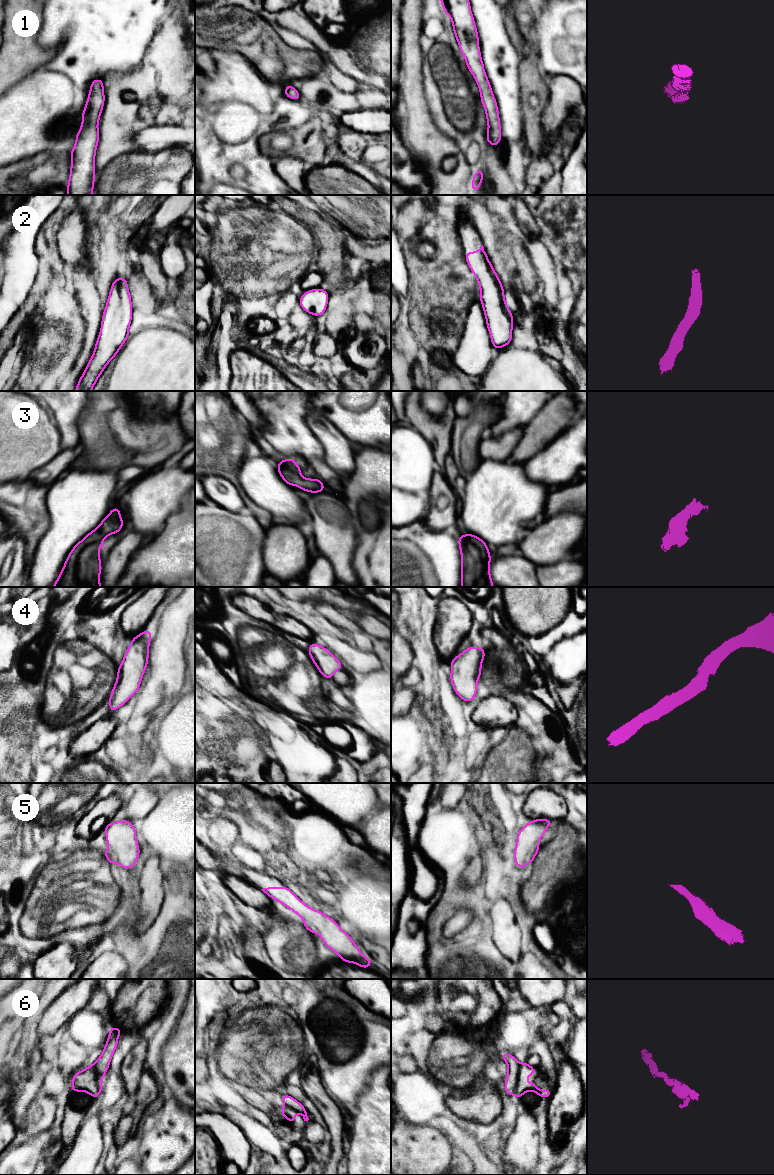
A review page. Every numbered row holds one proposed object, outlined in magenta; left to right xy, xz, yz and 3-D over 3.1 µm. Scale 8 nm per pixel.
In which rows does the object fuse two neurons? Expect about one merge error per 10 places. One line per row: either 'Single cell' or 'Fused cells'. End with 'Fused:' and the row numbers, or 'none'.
1: Single cell
2: Single cell
3: Single cell
4: Single cell
5: Single cell
6: Fused cells
Fused: 6

